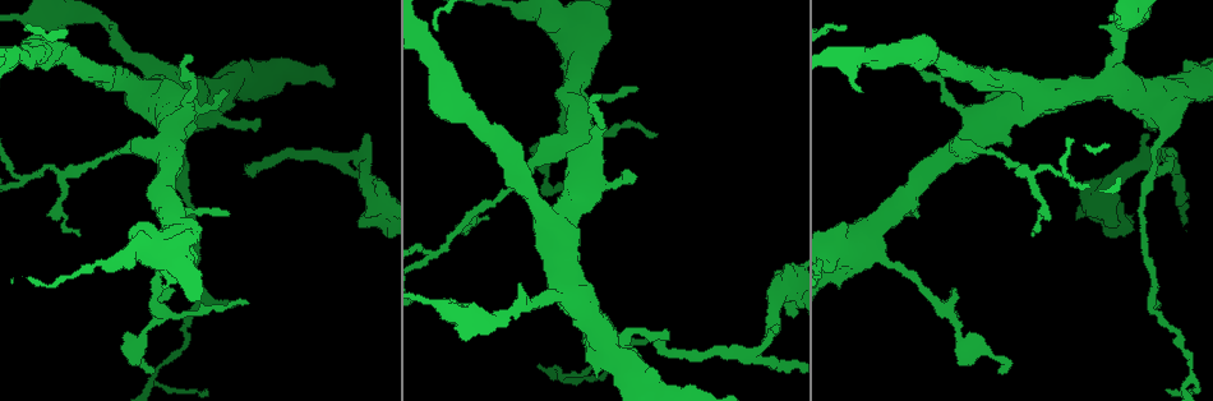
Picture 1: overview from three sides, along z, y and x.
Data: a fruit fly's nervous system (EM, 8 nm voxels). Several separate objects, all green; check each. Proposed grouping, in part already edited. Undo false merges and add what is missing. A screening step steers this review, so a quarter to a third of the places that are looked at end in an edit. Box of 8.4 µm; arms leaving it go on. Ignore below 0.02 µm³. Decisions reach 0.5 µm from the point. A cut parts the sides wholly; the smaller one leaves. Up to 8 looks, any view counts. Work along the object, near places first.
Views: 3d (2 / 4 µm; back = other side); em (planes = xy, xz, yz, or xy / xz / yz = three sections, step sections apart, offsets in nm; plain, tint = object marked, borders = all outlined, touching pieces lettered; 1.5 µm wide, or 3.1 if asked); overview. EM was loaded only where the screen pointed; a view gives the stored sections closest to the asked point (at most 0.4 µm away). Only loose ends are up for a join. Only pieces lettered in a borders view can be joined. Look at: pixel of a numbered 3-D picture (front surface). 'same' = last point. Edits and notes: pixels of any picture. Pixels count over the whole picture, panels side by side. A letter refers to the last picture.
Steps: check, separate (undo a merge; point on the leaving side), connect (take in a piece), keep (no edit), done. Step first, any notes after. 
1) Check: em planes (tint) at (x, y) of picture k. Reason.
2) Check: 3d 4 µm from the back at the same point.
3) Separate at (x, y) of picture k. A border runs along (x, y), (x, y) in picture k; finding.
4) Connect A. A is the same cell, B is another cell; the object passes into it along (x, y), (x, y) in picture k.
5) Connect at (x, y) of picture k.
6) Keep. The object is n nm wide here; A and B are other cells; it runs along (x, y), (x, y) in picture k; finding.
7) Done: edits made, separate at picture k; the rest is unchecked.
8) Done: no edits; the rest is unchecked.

Check: 3d 2 µm at (1144, 135) of picture 1. Thin end.

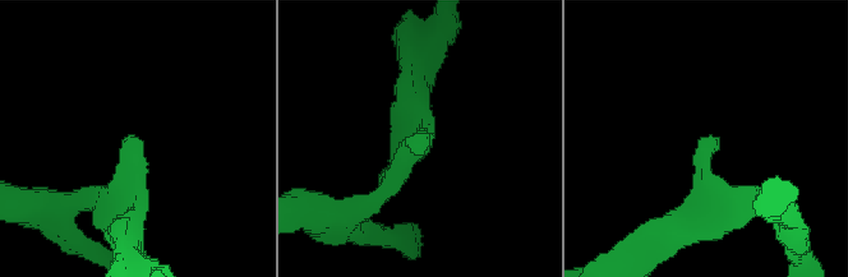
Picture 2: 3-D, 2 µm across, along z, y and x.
Check: em xy step 8 (tint) at (710, 134) of picture 2. Need the tissue.

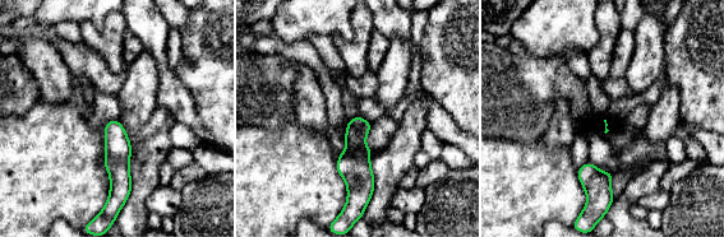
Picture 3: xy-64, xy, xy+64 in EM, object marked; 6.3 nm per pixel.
Check: em planes (borders) at the same point.

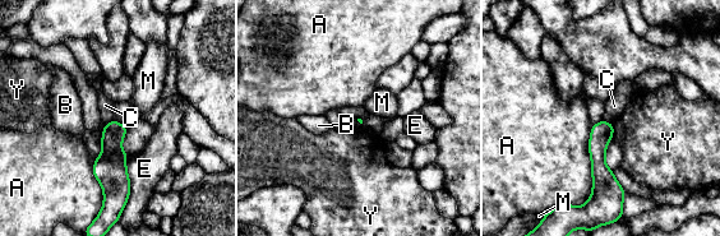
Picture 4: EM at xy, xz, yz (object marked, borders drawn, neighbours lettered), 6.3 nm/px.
Keep. A, B, C, E, M and Y are other cells; no lettered piece goes on from it.

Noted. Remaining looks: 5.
Check: 3d 2 µm at (254, 172) of picture 1. An open end.

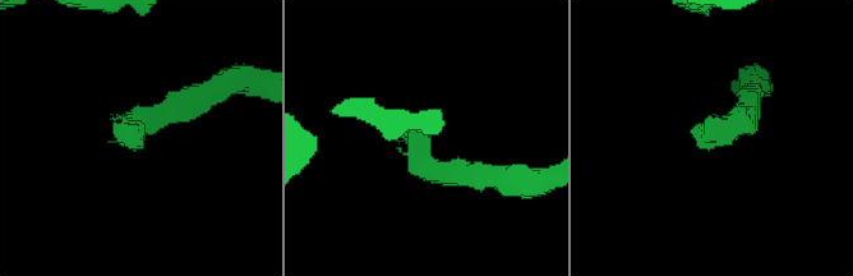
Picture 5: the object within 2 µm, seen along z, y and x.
Check: em xy step 8 (tint) at (131, 140) of picture 5. Need the tissue.

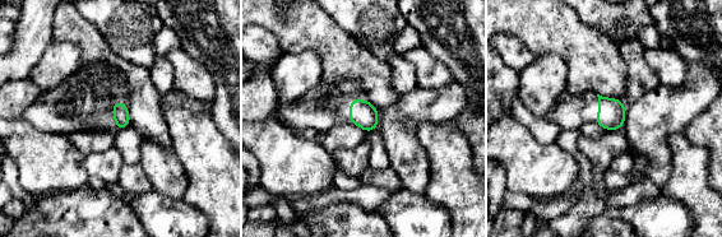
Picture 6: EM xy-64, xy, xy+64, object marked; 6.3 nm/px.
Check: em planes (borders) at the same point.

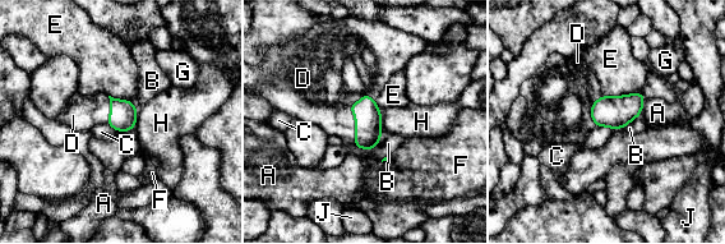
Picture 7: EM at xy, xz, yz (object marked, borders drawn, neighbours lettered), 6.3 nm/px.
Connect D. D is the same cell, A, B, C, E, F, G, H and J are other cells; the object passes into it along (368, 119), (355, 128), (322, 106) in picture 7; it goes on there.

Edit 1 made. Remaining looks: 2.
Check: em planes (plain) at (159, 308) of picture 1. Sharp bend.

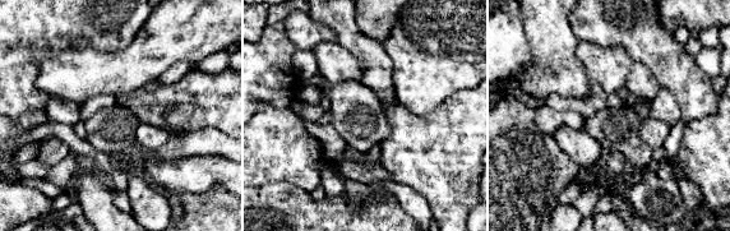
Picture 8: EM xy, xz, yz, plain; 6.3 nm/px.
Check: em planes (borders) at the same point. What lies round it.

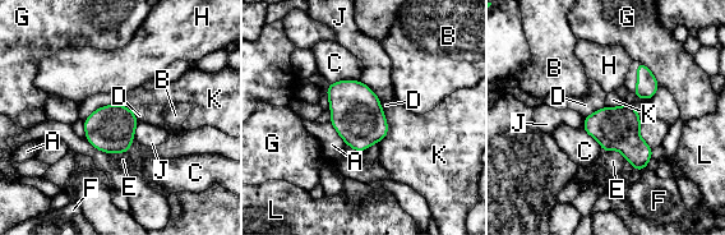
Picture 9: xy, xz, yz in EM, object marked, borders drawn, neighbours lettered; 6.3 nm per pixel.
Keep. A, B, C, D, E, F, G, H, J, K and L are other cells; a border runs along (384, 113), (387, 133), (378, 142) in picture 9; one neuron here.

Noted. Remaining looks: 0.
Done: edits made, connect at picture 7; the rest is unchecked.

